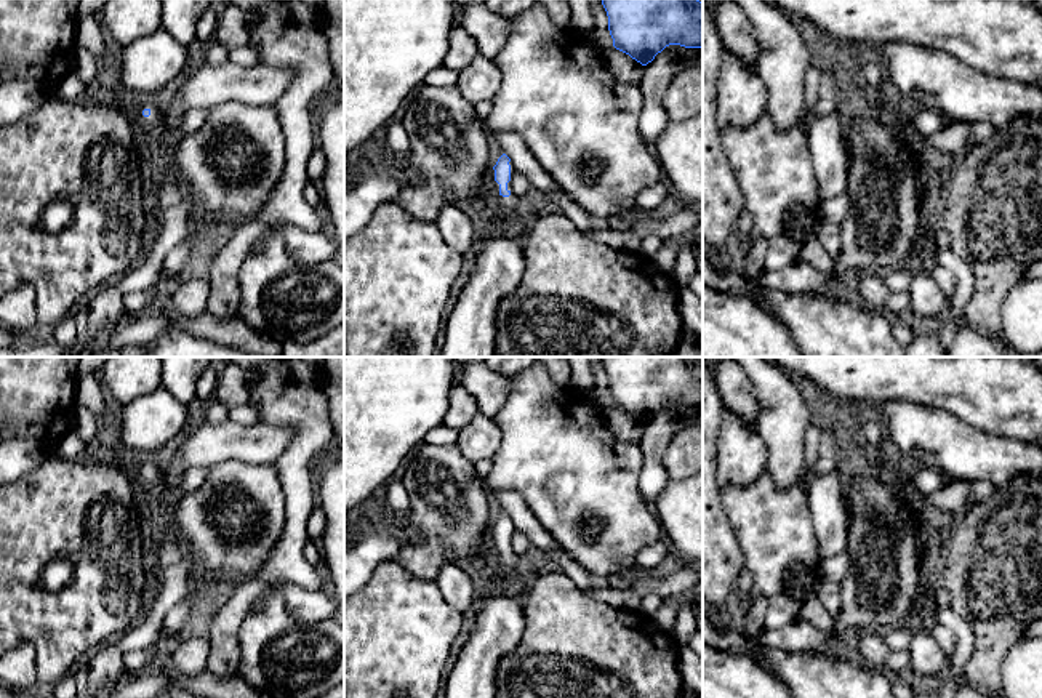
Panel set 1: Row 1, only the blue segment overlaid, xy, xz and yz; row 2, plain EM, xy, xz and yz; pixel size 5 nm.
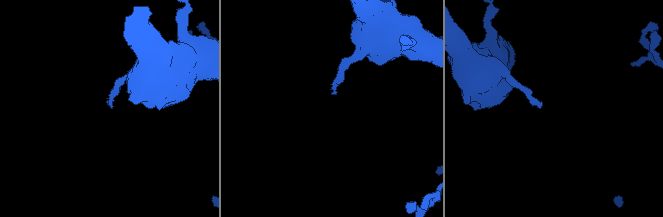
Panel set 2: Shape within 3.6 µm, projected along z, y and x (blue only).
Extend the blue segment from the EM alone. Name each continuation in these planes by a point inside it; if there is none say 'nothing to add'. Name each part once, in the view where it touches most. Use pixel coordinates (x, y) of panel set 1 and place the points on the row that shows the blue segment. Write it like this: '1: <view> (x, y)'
1: xz (503, 207)

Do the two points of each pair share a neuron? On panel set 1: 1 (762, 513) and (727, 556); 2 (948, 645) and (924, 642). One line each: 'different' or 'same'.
1: different
2: different

